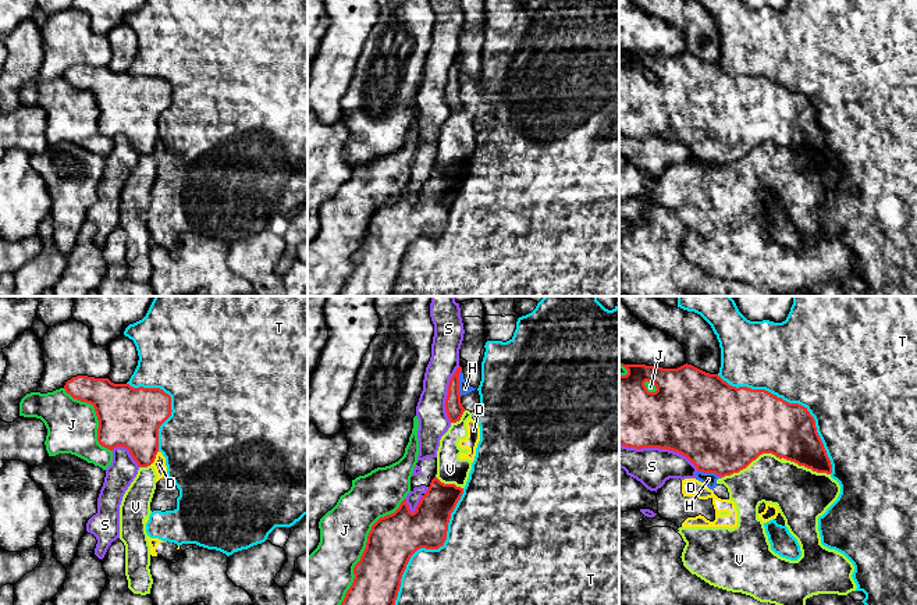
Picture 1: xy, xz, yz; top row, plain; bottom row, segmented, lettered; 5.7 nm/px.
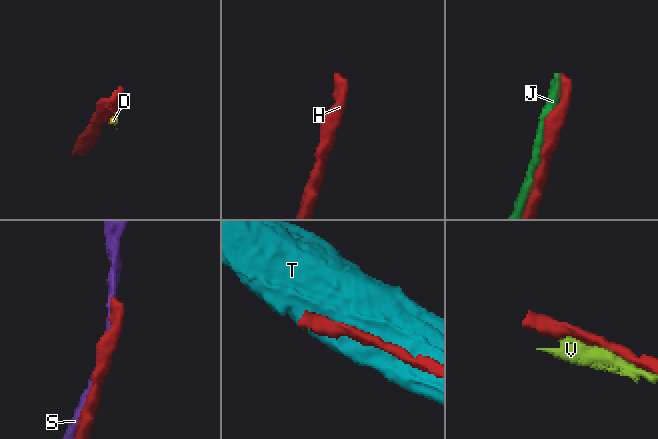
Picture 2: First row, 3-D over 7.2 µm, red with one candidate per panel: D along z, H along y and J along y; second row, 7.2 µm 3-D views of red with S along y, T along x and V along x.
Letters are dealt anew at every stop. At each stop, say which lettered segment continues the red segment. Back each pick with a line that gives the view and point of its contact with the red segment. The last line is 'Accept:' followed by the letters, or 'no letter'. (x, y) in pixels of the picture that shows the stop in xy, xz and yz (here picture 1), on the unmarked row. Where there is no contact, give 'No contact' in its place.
Accept: no letter

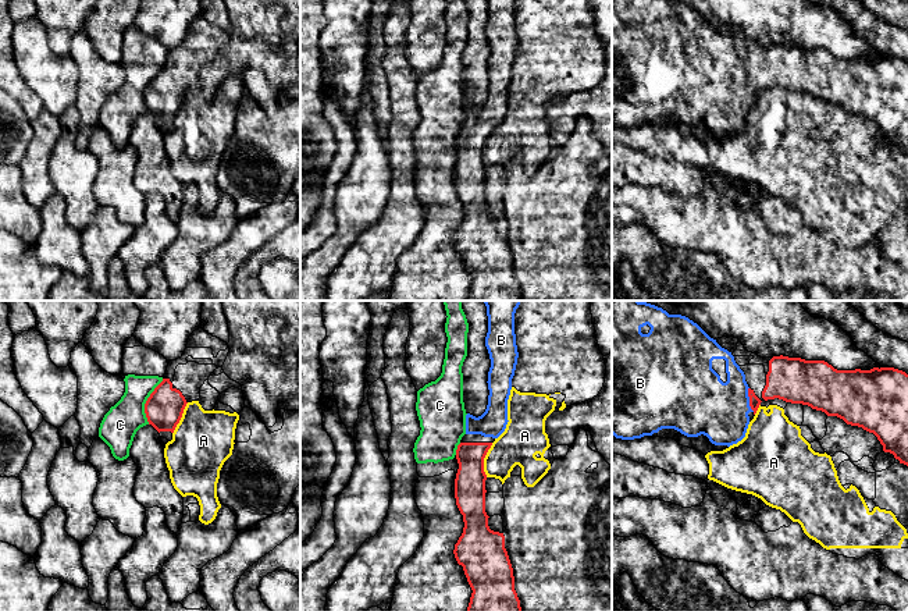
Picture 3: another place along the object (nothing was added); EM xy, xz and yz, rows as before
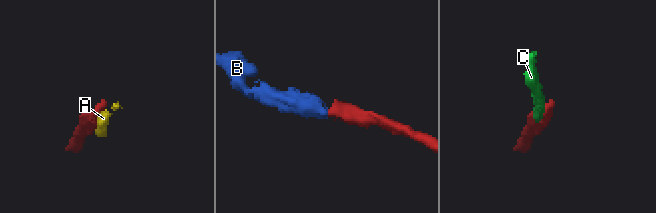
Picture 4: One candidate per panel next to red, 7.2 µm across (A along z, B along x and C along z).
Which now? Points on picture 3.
B: Touches red at yz (750, 88)
Accept: B

